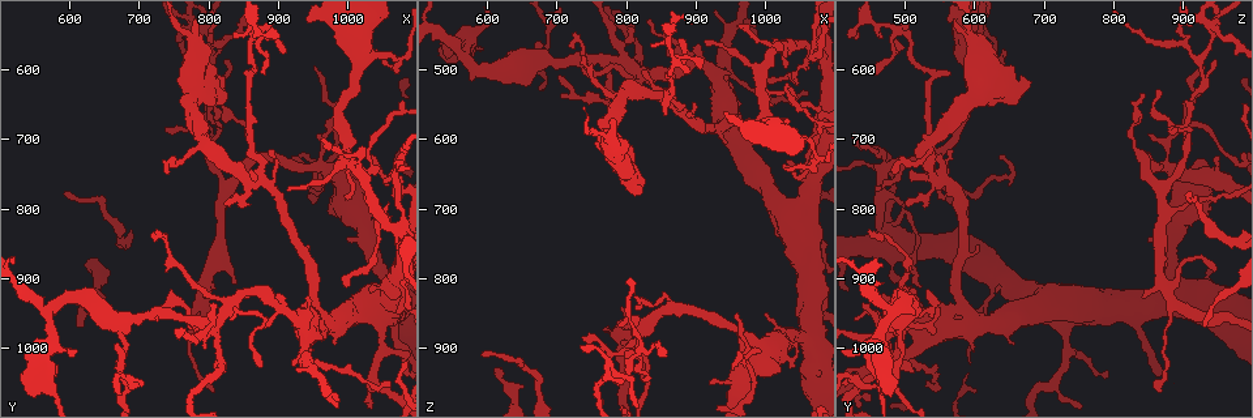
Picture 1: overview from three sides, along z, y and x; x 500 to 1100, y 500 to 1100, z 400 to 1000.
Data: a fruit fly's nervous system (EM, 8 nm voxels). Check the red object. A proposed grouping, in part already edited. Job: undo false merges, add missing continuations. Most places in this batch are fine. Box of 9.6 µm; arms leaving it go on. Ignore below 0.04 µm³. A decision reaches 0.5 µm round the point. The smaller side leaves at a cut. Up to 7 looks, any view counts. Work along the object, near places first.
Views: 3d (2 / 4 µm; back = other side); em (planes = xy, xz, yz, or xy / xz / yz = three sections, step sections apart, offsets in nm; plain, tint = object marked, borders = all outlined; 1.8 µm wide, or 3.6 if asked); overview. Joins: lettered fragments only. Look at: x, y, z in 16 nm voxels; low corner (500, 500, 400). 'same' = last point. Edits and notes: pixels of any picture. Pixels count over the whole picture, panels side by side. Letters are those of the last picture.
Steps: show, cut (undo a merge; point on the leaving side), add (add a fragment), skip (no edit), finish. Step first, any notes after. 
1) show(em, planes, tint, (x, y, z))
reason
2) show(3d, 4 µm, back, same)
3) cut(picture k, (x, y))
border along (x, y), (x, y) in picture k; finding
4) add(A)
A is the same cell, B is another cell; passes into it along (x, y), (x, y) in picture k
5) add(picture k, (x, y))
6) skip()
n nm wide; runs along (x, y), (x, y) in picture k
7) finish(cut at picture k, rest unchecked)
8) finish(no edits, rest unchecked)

show(em, 3.6 µm, planes, borders, (675, 960, 490))
a fork

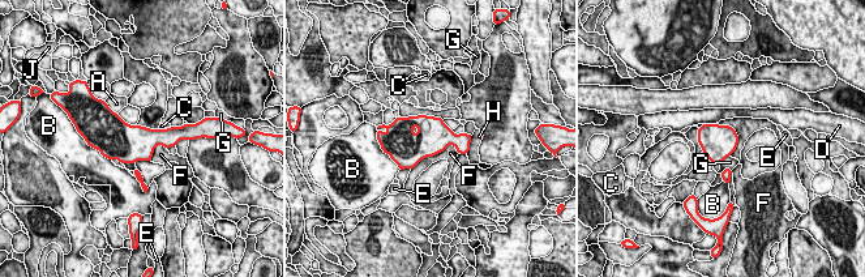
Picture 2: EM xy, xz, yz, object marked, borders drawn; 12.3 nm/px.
skip()
A, B, C, D, E, F, G, H and J are other cells; border along (459, 153), (448, 145), (410, 169) in picture 2; one cell here

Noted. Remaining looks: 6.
show(3d, 4 µm, (1030, 935, 710))
calibre changes

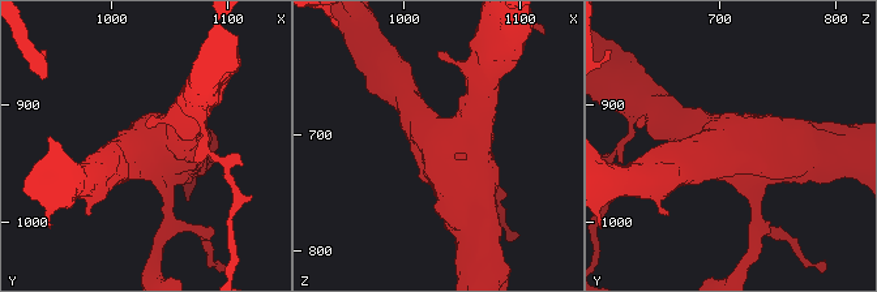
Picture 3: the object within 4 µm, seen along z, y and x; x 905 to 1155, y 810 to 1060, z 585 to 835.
show(em, xy, step 4, borders, (1030, 936, 710))
shape alone is not enough

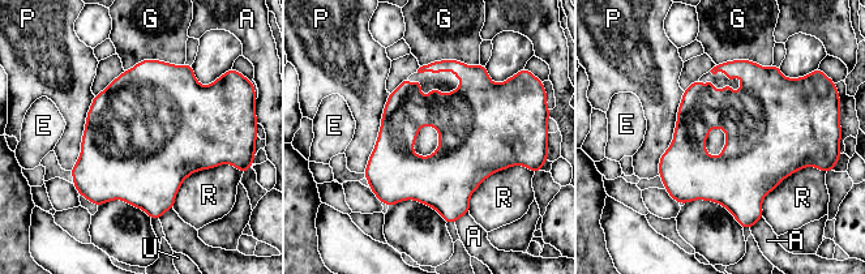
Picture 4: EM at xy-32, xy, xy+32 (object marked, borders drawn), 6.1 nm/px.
show(em, planes, borders, same)

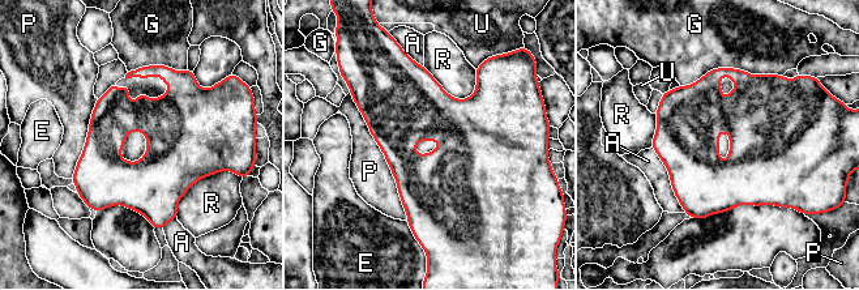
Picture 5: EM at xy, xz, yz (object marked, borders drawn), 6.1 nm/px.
skip()
A, E, G, P, R and U are other cells; border along (351, 97), (384, 156), (407, 220) in picture 5; all the same cell

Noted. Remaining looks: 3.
show(em, planes, tint, (780, 540, 940))

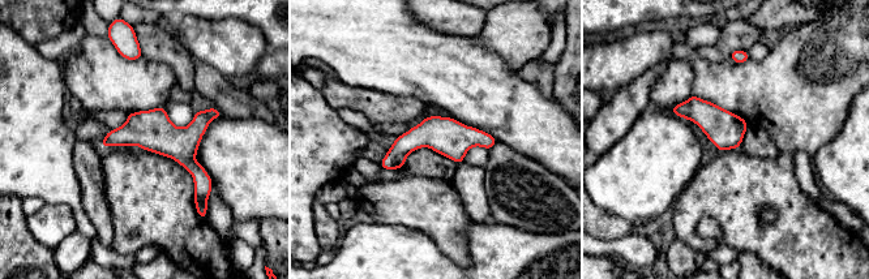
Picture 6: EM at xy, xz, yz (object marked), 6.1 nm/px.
show(em, planes, borders, same)

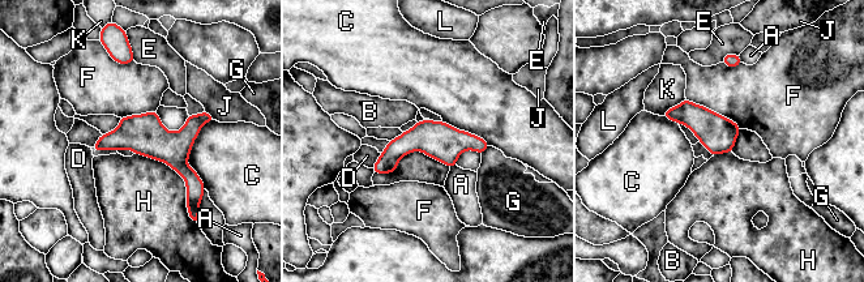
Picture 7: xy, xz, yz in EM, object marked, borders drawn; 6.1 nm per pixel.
skip()
220 nm wide; A, B, C, D, E, F, G, H, J, K and L are other cells; runs along (484, 145), (406, 142), (376, 169) in picture 7; all the same cell

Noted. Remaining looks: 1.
finish(no edits, rest unchecked)

